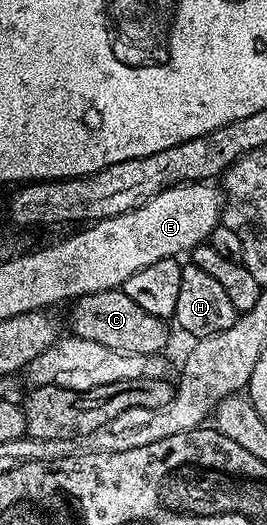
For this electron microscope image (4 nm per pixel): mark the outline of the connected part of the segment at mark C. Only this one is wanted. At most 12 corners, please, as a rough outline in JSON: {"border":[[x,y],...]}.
{"border":[[123,288],[71,302],[75,336],[163,354],[165,318]]}

